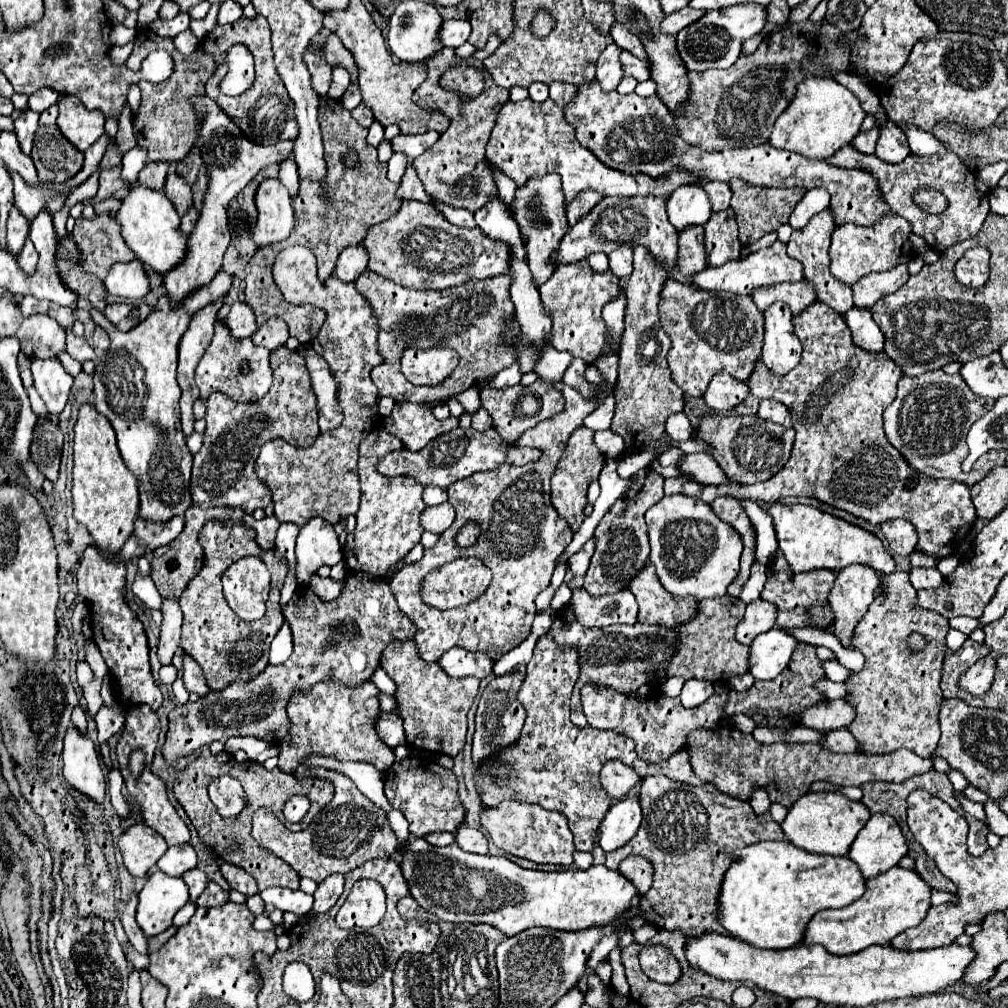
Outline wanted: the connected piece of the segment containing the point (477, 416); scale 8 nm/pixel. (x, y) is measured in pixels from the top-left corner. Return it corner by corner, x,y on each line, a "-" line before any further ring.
479,408
475,414
473,414
473,424
471,424
475,430
479,432
487,432
491,428
491,418
487,414
485,408

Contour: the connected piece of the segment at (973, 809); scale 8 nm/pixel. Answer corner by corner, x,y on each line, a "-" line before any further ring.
955,792
957,794
957,800
963,804
964,811
968,812
973,817
985,822
986,814
982,804
973,802
963,794
963,792

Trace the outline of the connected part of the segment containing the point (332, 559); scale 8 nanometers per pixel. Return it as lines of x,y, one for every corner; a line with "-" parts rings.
321,518
309,520
301,530
295,546
297,568
295,578
299,586
307,586
309,578
321,566
335,566
343,560
343,552
333,526

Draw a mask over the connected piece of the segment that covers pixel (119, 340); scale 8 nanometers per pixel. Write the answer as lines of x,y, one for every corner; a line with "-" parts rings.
221,270
209,286
197,290
197,294
189,294
179,310
171,310
169,298
161,296
151,316
129,332
117,330
97,309
89,310
94,322
107,331
111,339
109,350
103,352
93,374
95,408
117,432
121,456
139,484
139,516
145,520
167,522
191,506
189,478
193,454
185,444
179,420
181,388
177,384
177,346
195,310
229,292
231,282
231,276

